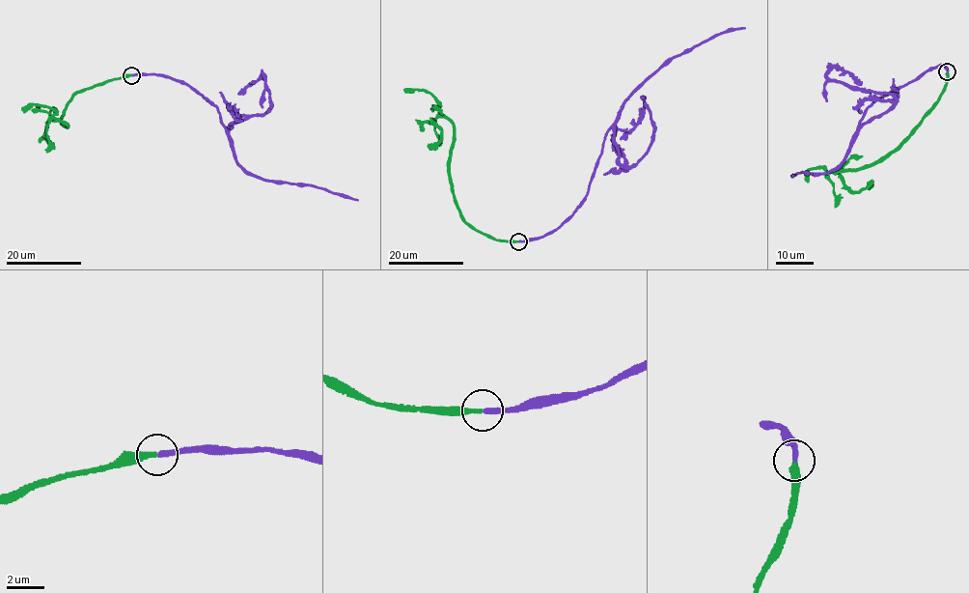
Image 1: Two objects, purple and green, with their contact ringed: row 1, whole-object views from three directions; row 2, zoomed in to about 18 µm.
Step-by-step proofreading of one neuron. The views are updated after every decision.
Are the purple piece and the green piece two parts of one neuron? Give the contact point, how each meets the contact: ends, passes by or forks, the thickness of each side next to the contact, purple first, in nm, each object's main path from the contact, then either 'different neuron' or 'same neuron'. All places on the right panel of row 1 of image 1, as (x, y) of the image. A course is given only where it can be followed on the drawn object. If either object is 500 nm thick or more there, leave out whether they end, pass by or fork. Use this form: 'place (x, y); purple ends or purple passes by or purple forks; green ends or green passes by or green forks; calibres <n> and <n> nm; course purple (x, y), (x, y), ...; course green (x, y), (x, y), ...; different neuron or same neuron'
place (947, 71); purple ends; green ends; calibres 280 and 280 nm; course purple (947, 71), (945, 65), (932, 67), (868, 108), (844, 161), (830, 171), (792, 176); course green (947, 71), (933, 105), (893, 151), (855, 170), (838, 171), (849, 188), (869, 189); same neuron

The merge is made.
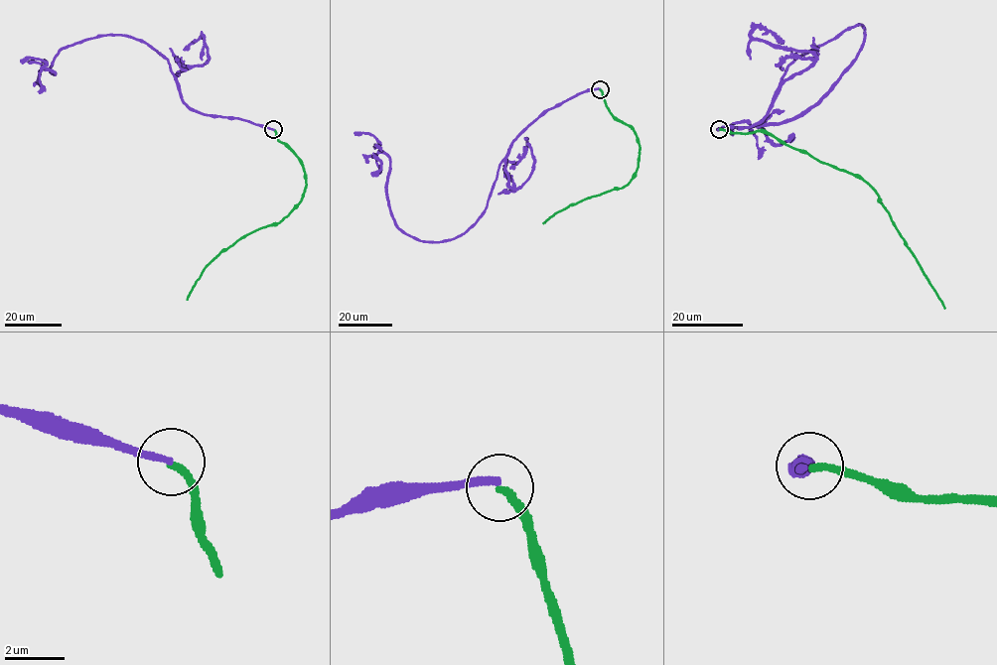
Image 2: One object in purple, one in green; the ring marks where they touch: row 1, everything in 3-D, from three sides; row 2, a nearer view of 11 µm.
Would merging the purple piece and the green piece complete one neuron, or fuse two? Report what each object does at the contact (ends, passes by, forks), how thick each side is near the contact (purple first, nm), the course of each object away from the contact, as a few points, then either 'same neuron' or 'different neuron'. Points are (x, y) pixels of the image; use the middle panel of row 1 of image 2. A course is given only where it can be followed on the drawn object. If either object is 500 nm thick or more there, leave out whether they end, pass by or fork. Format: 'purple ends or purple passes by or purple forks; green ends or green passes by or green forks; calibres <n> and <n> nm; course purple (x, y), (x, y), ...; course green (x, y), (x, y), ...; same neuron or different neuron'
purple ends; green ends; calibres 240 and 240 nm; course purple (600, 88), (529, 124), (485, 211), (453, 239), (401, 230), (389, 158), (375, 154), (371, 172); course green (600, 88), (609, 111), (636, 135), (640, 149), (635, 177), (621, 188), (571, 203), (543, 223); different neuron

